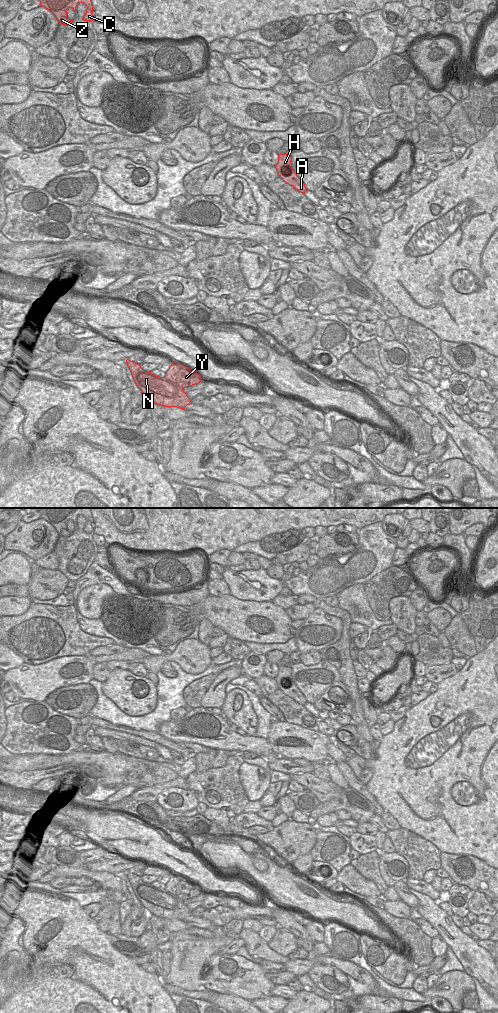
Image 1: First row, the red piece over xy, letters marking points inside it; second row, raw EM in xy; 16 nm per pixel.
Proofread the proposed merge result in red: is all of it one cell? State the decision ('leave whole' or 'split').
split

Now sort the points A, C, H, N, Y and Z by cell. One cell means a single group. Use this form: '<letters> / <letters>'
A H Y / C N Z

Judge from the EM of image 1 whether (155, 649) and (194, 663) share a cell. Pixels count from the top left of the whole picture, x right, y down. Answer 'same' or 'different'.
different

